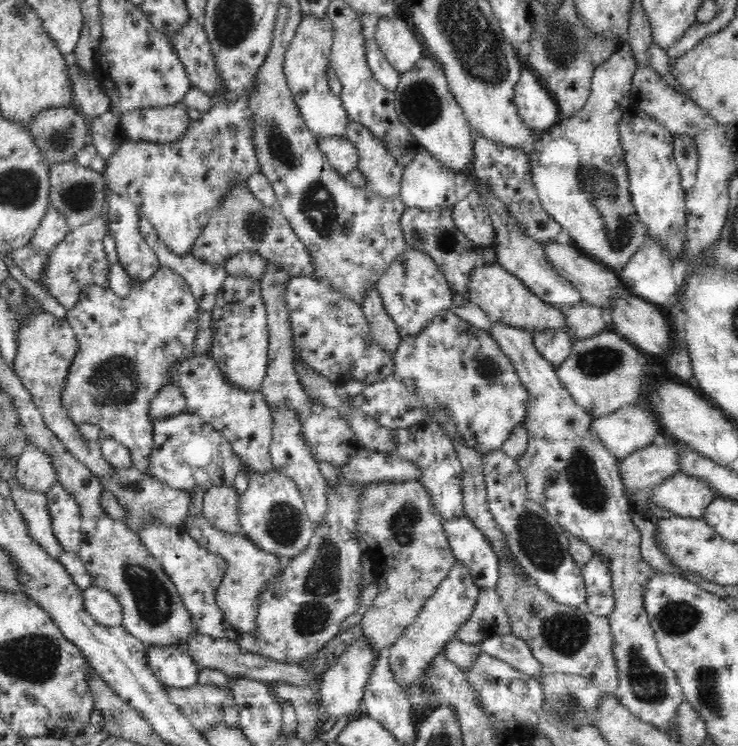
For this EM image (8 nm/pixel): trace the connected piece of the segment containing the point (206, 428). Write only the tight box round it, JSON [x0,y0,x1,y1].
[147,411,241,493]

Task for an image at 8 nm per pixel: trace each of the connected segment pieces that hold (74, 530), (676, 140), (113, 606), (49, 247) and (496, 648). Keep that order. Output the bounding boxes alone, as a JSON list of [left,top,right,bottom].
[[46,484,82,552],[673,135,698,192],[82,586,123,627],[30,205,70,253],[479,634,546,676]]

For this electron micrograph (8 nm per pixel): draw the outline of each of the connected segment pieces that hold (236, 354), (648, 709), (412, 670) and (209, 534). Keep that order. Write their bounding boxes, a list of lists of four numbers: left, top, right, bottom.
[[208,275,268,392],[492,321,684,730],[388,561,480,689],[181,514,282,632]]

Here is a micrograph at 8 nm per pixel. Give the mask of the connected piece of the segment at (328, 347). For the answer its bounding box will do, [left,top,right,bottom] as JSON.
[286,277,393,385]

